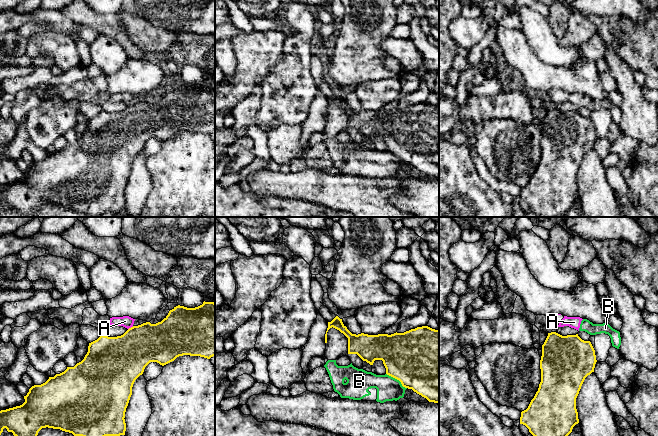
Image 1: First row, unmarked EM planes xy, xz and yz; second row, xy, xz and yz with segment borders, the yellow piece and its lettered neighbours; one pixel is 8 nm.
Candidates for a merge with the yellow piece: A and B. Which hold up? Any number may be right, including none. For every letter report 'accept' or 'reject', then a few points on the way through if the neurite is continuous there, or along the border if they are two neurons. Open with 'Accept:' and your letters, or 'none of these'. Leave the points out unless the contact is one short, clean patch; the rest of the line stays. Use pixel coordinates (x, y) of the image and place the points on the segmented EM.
Accept: none of these
A: reject; border xy (133, 326), (128, 329)
B: reject

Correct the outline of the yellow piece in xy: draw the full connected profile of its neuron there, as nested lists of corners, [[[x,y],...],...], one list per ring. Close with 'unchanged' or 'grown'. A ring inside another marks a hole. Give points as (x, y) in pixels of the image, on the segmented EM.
[[[203,302],[195,308],[176,306],[156,324],[150,322],[129,328],[123,335],[108,337],[101,335],[89,343],[84,359],[74,367],[56,374],[41,384],[34,385],[24,396],[25,402],[0,411],[0,435],[3,429],[14,436],[37,436],[42,428],[60,429],[74,436],[120,436],[125,435],[125,412],[132,395],[135,380],[143,374],[150,362],[164,366],[183,355],[200,356],[207,359],[215,356],[215,303]]]; unchanged

